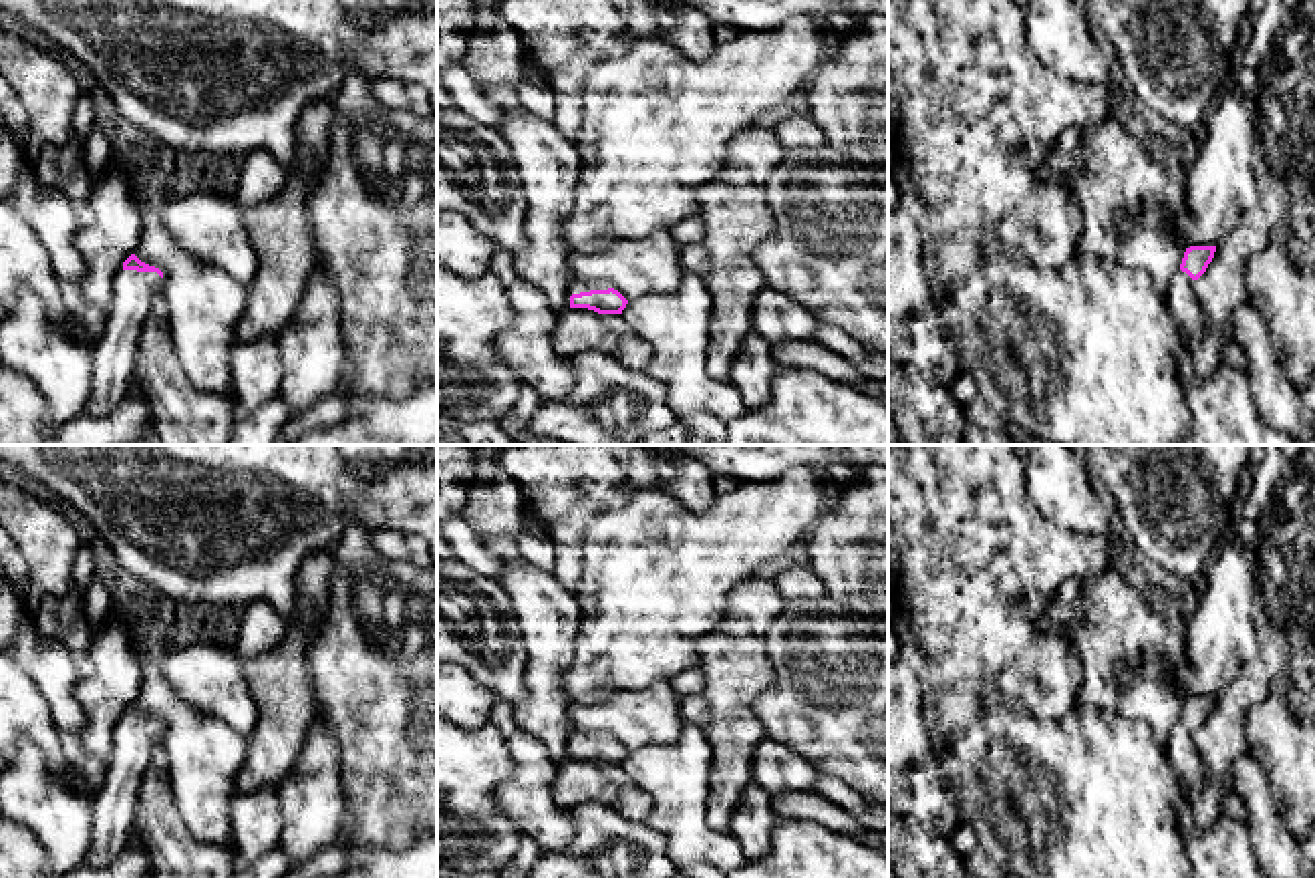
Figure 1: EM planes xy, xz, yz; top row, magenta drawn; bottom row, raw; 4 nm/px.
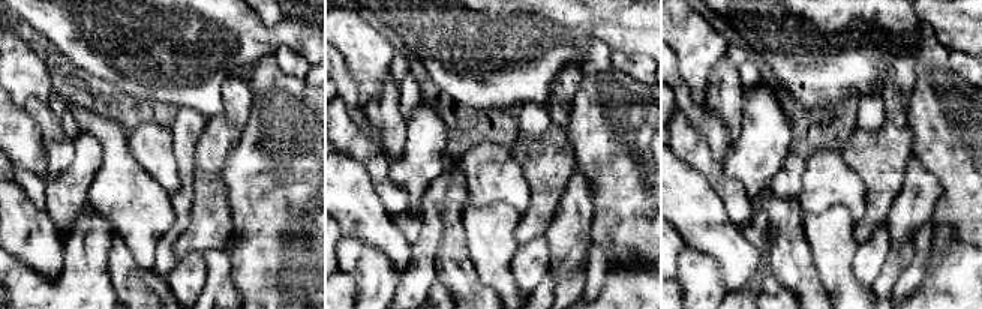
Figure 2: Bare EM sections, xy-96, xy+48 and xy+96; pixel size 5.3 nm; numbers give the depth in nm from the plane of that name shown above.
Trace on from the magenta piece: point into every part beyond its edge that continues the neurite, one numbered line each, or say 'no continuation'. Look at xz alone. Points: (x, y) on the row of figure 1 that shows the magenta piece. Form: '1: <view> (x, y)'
1: xz (576, 284)

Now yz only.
1: yz (1183, 305)

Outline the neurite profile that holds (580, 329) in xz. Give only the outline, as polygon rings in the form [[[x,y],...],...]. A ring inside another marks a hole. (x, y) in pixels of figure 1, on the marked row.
[[[570,308],[560,316],[552,346],[560,356],[596,350],[634,371],[644,371],[652,356],[652,348],[628,328],[622,314],[588,308]]]

